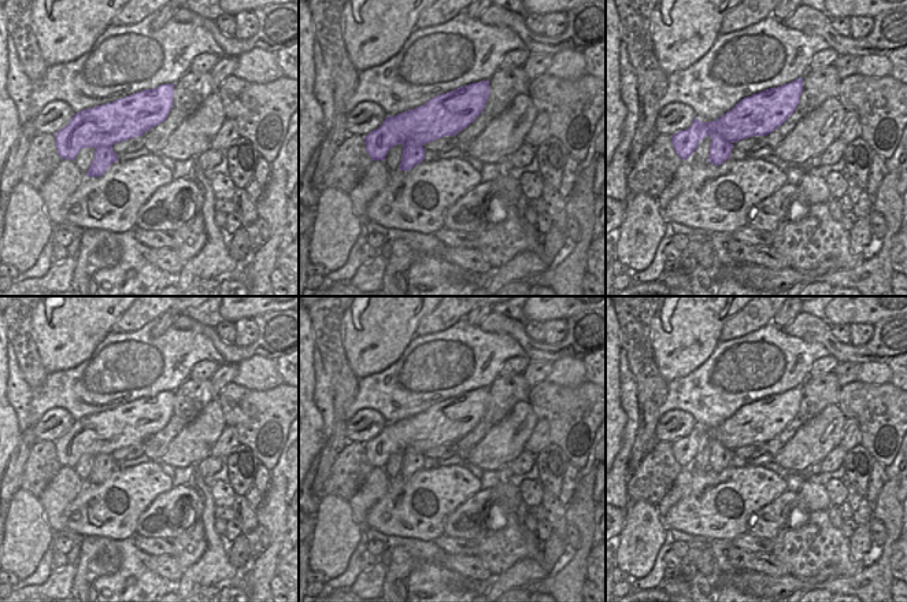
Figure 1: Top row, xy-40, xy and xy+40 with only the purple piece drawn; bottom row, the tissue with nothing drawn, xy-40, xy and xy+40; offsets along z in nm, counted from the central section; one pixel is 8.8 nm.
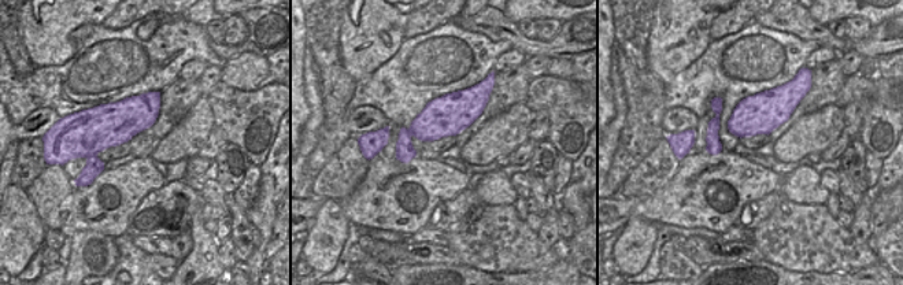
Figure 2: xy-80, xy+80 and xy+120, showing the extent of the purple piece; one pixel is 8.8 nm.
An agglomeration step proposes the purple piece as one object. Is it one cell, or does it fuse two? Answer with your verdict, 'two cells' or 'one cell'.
two cells

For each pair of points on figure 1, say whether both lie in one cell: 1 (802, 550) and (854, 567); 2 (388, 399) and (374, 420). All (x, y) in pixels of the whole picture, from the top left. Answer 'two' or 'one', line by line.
1: one
2: two

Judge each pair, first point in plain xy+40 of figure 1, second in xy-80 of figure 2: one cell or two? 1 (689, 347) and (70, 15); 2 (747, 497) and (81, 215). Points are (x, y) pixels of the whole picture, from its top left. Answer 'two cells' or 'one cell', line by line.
1: one cell
2: one cell

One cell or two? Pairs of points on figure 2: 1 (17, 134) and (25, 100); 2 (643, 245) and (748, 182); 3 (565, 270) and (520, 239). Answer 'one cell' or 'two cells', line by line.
1: two cells
2: two cells
3: two cells

